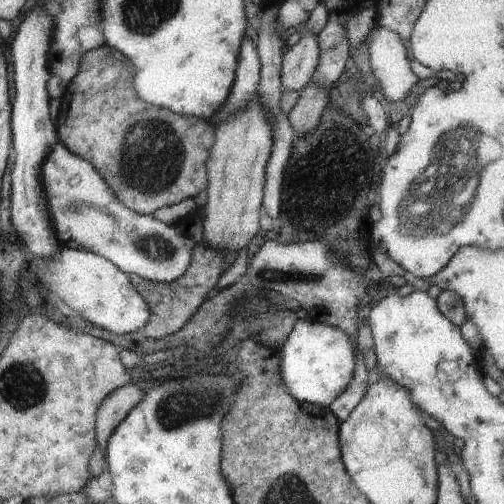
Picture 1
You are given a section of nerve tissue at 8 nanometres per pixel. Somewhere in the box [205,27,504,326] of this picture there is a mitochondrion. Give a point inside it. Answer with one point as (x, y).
(447, 195)

